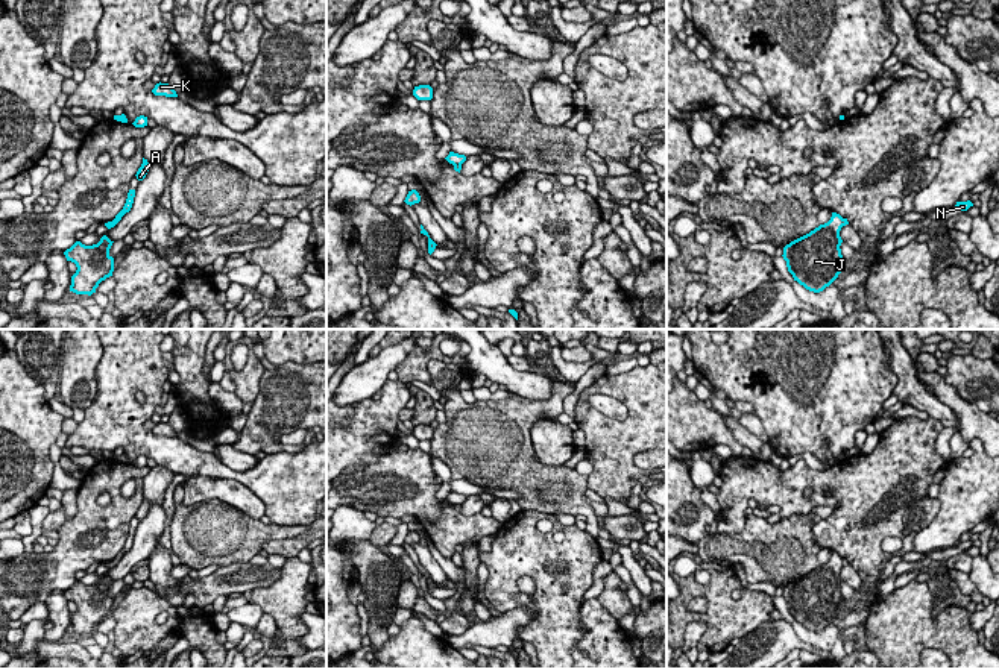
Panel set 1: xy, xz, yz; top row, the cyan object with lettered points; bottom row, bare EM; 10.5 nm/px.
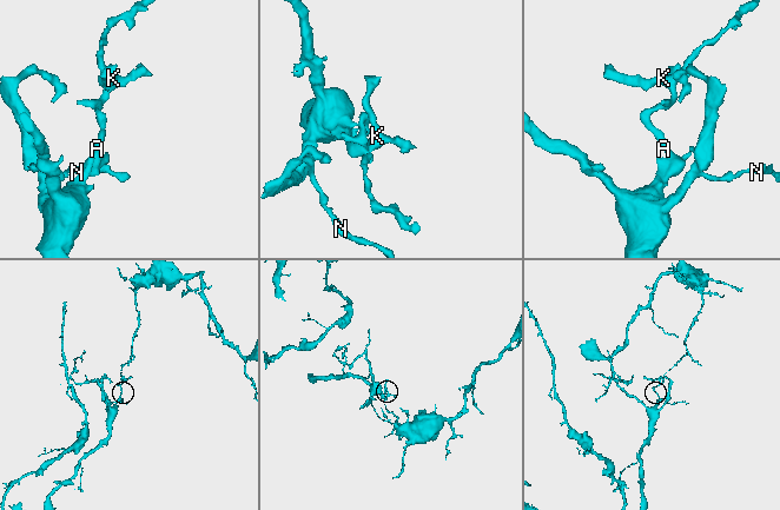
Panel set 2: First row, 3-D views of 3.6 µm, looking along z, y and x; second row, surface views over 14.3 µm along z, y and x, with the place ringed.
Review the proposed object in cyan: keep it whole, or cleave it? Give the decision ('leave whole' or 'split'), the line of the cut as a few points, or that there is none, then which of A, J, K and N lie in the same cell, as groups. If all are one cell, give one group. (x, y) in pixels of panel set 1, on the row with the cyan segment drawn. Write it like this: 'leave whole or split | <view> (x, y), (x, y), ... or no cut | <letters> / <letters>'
split | xz (454, 164), (460, 166) | A K / J N

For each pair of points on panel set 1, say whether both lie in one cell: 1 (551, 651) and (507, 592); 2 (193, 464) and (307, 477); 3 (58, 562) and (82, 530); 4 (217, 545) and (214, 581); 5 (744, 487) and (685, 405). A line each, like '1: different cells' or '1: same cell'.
1: same cell
2: same cell
3: same cell
4: different cells
5: different cells

